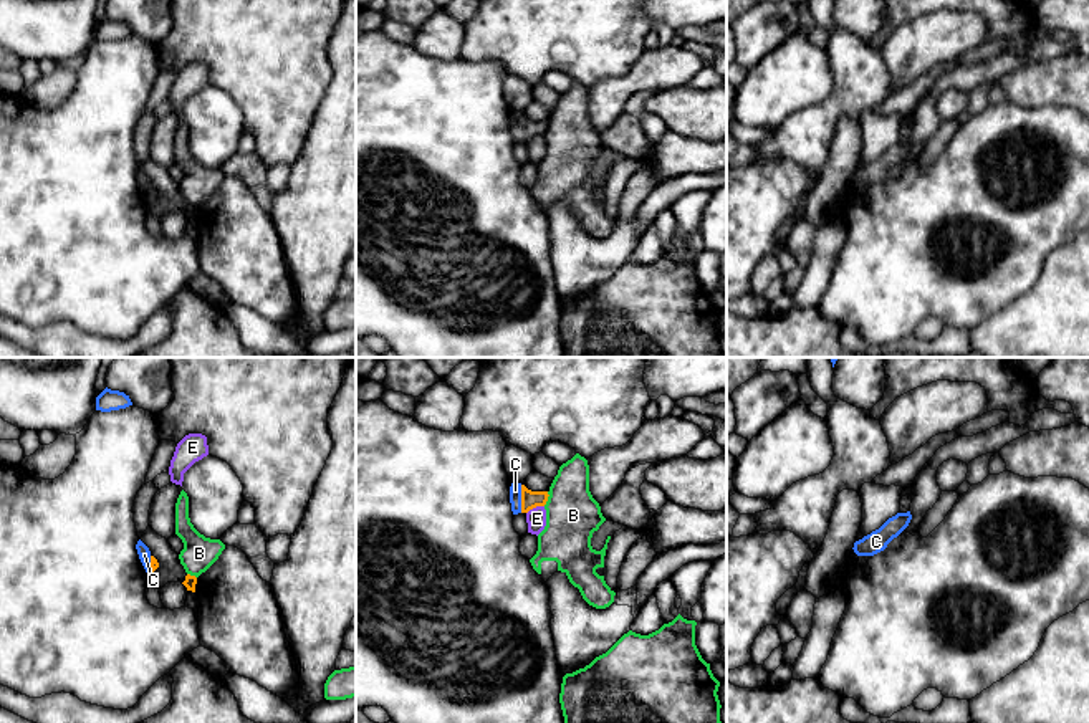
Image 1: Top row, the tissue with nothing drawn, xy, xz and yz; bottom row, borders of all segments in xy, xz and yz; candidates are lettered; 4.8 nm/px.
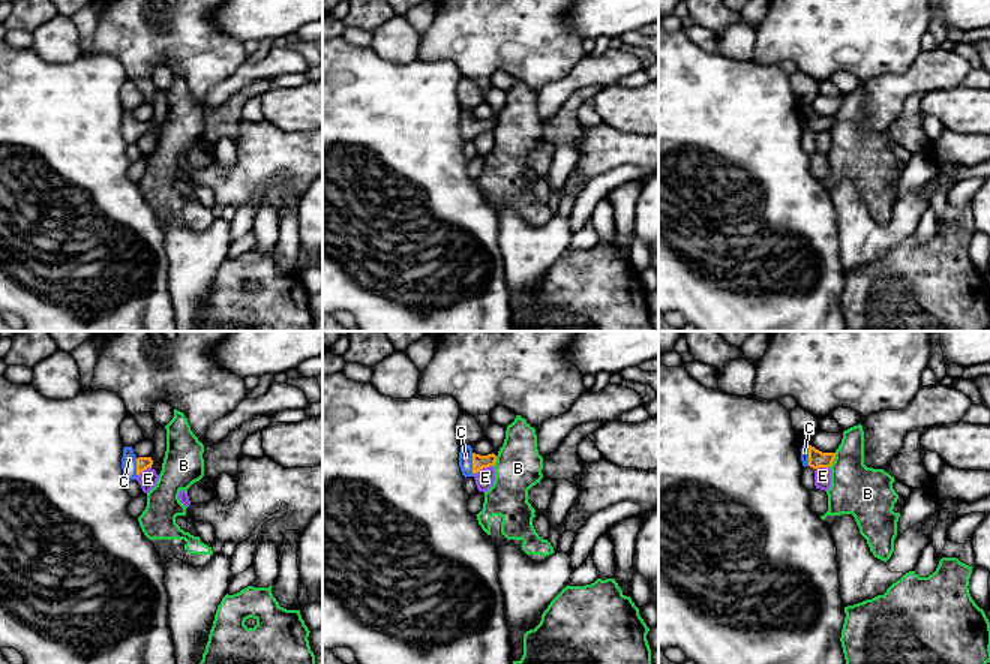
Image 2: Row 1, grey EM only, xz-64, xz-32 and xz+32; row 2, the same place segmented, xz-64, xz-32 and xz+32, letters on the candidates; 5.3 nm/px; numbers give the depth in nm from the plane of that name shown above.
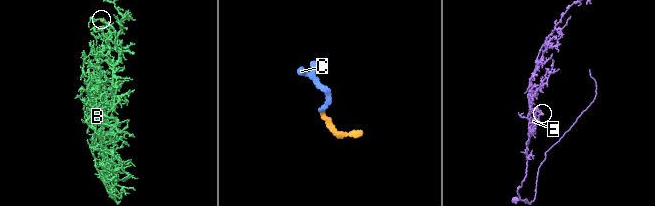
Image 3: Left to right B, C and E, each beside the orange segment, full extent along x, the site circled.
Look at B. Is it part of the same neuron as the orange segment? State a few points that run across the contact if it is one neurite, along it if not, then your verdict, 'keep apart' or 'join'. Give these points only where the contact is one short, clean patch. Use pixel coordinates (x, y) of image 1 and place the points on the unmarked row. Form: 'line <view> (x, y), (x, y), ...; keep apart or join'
keep apart

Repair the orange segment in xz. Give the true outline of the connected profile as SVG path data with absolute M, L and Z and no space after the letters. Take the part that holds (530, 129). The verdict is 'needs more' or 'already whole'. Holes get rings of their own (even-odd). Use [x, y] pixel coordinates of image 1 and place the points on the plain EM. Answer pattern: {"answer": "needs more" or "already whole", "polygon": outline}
{"answer": "needs more", "polygon": "M511 113L510 116L510 132L513 144L528 142L536 136L544 136L548 126L548 121L531 121L521 113Z"}

